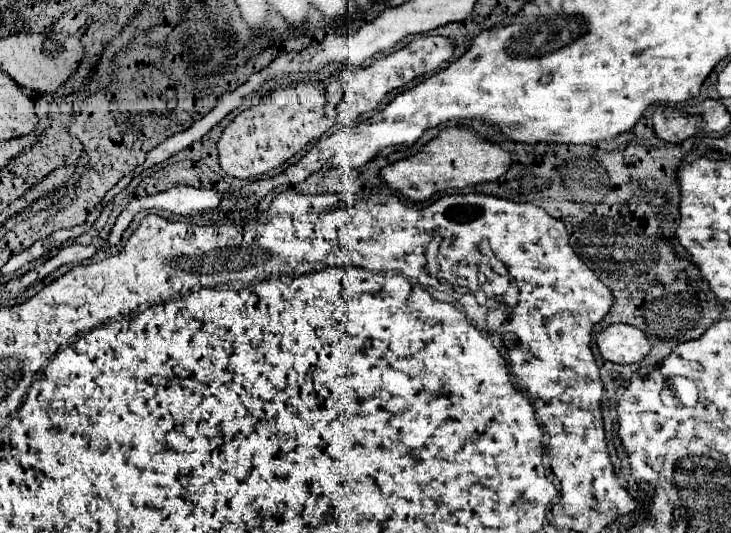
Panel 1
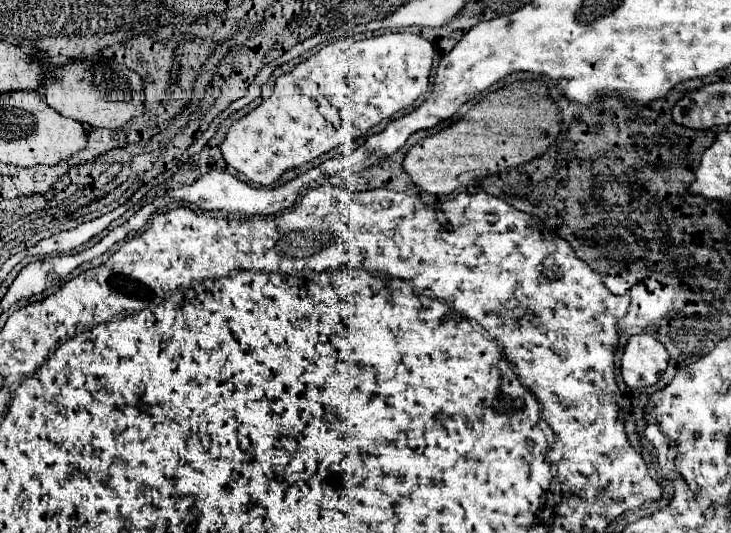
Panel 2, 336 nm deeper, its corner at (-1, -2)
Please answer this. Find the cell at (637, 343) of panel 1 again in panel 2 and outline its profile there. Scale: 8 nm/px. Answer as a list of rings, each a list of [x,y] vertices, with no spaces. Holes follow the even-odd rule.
[[[633,335],[621,357],[621,375],[627,387],[641,389],[655,385],[669,365],[669,353],[653,335]]]

